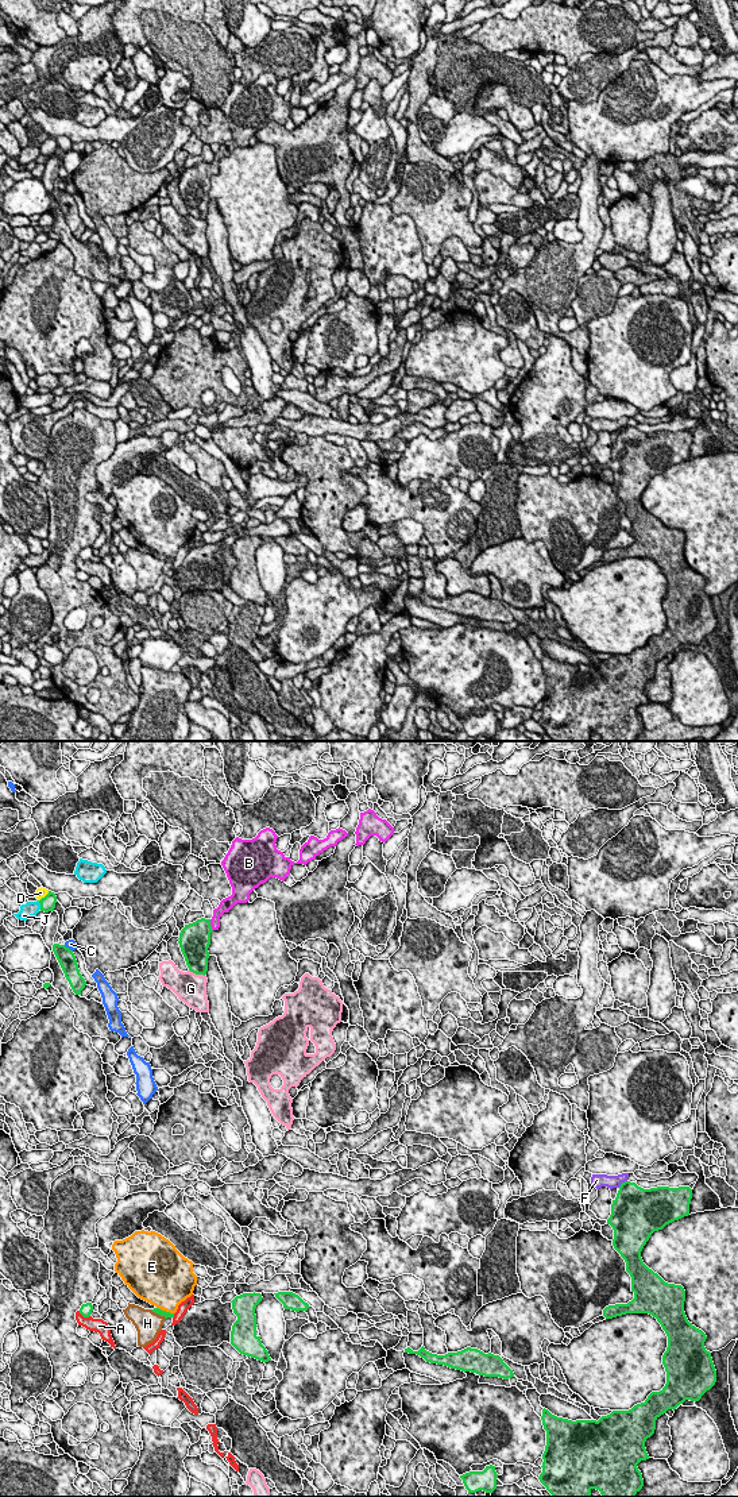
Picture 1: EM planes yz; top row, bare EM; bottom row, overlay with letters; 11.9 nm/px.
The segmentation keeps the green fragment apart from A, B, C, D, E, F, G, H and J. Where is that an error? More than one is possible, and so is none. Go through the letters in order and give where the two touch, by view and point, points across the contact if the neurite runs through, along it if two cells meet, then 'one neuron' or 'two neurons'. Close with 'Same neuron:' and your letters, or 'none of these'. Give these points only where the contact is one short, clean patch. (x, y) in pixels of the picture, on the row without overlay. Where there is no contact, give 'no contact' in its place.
A: contact yz (84, 560); two neurons
B: contact yz (209, 169); way yz (194, 182), (209, 169), (215, 166); one neuron
C: contact yz (68, 192); two neurons
D: contact yz (45, 141); two neurons
E: contact yz (165, 555); two neurons
F: contact yz (622, 427); border yz (626, 424), (618, 431); two neurons
G: contact yz (197, 218); two neurons
H: contact yz (158, 558); two neurons
J: contact yz (41, 149); border yz (38, 145), (41, 153); two neurons
Same neuron: B

